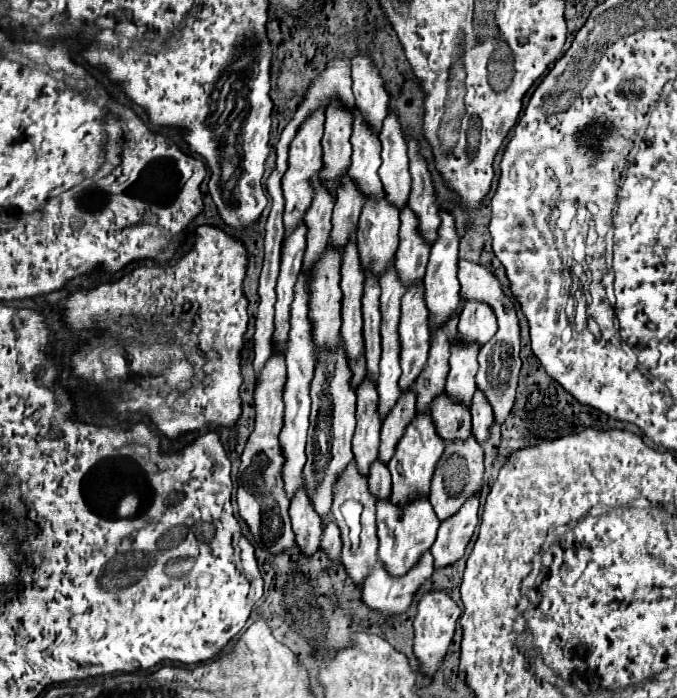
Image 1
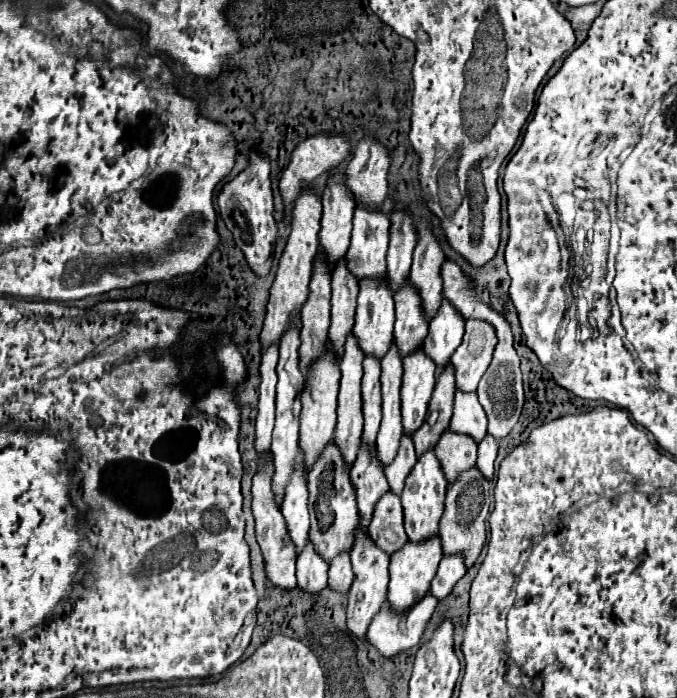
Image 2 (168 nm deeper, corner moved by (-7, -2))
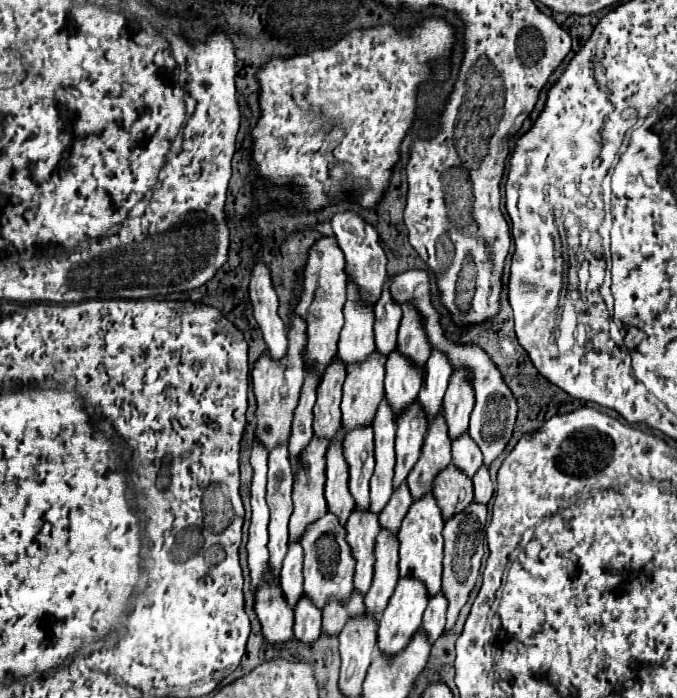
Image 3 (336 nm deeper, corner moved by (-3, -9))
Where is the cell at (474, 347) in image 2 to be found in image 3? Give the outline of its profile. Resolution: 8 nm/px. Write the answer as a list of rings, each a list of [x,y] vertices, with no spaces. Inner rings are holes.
[[[456,370],[444,396],[444,420],[448,424],[450,440],[460,438],[468,430],[472,406],[472,386],[468,386],[468,382],[464,382],[464,374]]]

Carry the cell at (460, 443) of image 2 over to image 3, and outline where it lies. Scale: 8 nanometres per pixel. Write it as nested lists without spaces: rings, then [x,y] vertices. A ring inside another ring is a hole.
[[[448,466],[436,476],[434,498],[442,510],[444,520],[450,520],[454,514],[464,510],[472,502],[472,480],[464,478],[460,470]]]

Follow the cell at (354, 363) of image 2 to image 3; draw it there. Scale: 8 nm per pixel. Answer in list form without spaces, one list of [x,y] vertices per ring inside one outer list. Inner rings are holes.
[[[336,442],[336,446],[330,446],[326,452],[326,502],[328,512],[332,512],[342,526],[346,526],[346,520],[350,518],[354,506],[352,506],[352,494],[348,494],[348,464],[344,462],[342,454],[342,442]]]

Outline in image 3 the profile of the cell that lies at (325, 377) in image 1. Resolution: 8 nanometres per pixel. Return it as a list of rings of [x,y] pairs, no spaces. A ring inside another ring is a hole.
[[[326,514],[304,534],[302,538],[304,548],[304,594],[312,600],[316,608],[324,608],[330,598],[336,598],[340,604],[346,604],[352,592],[352,574],[354,574],[354,562],[352,552],[348,550],[348,542],[344,542],[344,528],[332,514]]]

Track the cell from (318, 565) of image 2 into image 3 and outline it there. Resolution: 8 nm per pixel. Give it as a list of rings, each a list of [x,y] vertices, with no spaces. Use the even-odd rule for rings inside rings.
[[[300,598],[300,602],[296,604],[294,610],[296,622],[294,622],[294,638],[302,644],[312,644],[320,638],[322,630],[320,630],[320,618],[322,612],[316,610],[316,606],[312,606],[312,602],[308,602],[308,598]]]

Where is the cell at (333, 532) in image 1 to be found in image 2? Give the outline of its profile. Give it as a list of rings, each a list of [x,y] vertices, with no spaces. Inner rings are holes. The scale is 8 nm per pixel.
[[[338,553],[330,563],[328,585],[334,591],[346,593],[352,585],[352,579],[354,579],[354,573],[352,573],[352,567],[350,567],[350,557],[346,553]]]

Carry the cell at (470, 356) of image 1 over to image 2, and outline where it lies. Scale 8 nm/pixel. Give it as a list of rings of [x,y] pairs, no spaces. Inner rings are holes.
[[[456,391],[454,399],[454,415],[450,421],[450,429],[456,433],[466,433],[472,435],[476,441],[480,441],[486,435],[486,413],[478,401],[476,391]]]

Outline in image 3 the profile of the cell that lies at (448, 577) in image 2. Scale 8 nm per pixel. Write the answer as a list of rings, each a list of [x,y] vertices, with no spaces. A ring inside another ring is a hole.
[[[436,594],[436,598],[430,598],[428,608],[424,612],[424,622],[422,622],[422,630],[428,638],[430,644],[436,642],[436,638],[444,632],[444,624],[446,624],[446,598],[440,594]]]

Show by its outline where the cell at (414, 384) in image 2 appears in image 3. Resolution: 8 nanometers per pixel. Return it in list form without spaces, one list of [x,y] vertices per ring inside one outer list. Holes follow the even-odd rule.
[[[414,402],[408,412],[396,418],[398,434],[396,434],[396,468],[394,468],[394,490],[406,480],[414,464],[418,462],[420,448],[428,430],[428,422],[418,402]]]

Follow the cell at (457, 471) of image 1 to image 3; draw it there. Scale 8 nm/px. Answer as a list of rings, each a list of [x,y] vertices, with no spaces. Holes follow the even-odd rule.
[[[472,502],[464,514],[456,514],[456,518],[450,518],[444,524],[444,574],[442,574],[442,594],[448,600],[448,620],[446,620],[446,630],[450,630],[464,604],[468,602],[470,592],[476,586],[478,570],[480,570],[480,560],[482,560],[482,546],[484,546],[484,528],[486,528],[486,506],[480,506]]]

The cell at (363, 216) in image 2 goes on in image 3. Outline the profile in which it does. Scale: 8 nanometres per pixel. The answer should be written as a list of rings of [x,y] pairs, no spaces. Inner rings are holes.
[[[348,286],[348,302],[344,306],[344,330],[340,332],[338,358],[344,366],[364,362],[374,352],[374,314],[360,314],[356,300],[352,298],[352,286]]]

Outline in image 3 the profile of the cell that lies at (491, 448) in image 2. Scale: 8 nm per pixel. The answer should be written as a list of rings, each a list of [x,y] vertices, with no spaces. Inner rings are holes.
[[[482,466],[480,468],[480,474],[476,474],[476,478],[472,478],[472,482],[474,482],[474,502],[488,504],[490,498],[492,498],[492,492],[494,492],[494,486],[492,486],[490,474],[488,474],[488,468]]]

